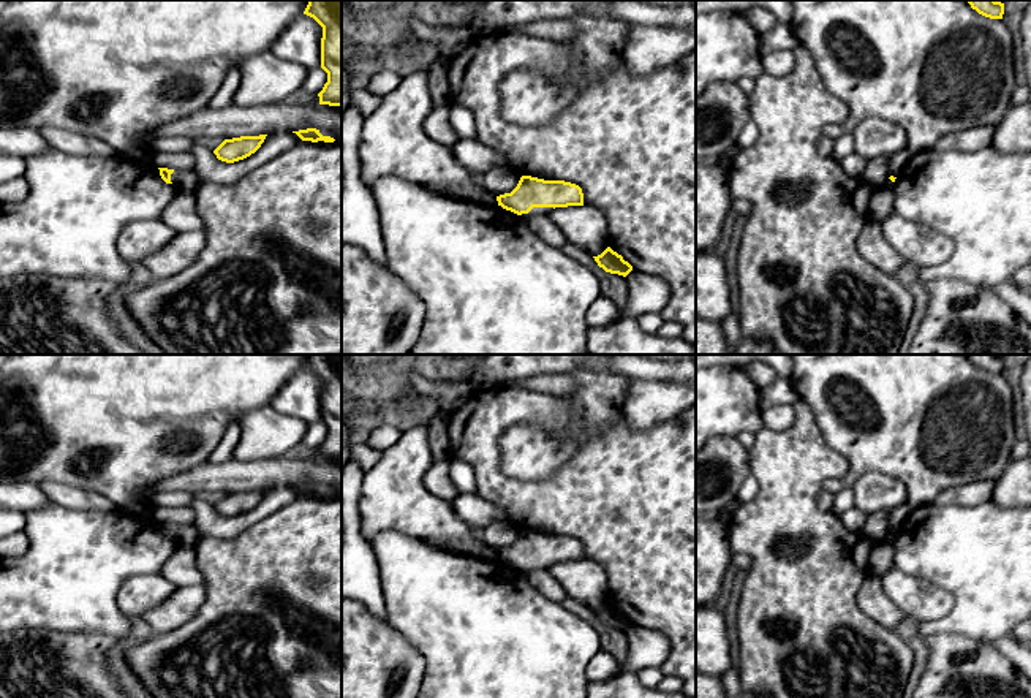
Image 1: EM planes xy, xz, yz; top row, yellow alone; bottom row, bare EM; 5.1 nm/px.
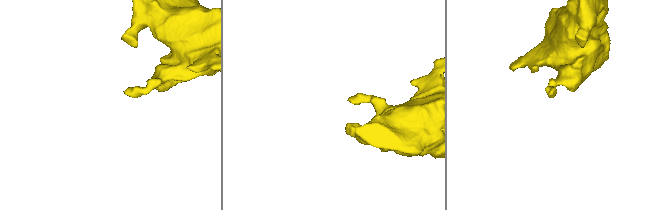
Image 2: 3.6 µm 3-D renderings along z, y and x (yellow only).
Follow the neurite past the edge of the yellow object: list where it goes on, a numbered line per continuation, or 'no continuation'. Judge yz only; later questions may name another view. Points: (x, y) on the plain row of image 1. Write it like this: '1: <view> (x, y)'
no continuation

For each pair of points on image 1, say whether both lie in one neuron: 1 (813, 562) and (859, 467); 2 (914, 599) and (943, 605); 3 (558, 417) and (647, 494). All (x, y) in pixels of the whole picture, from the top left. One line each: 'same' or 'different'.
1: different
2: same
3: same

